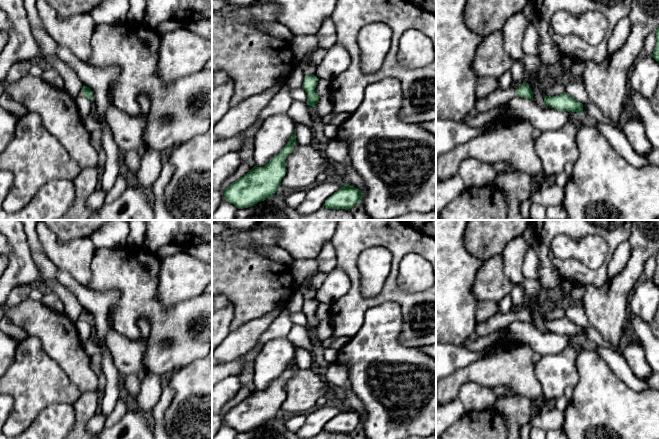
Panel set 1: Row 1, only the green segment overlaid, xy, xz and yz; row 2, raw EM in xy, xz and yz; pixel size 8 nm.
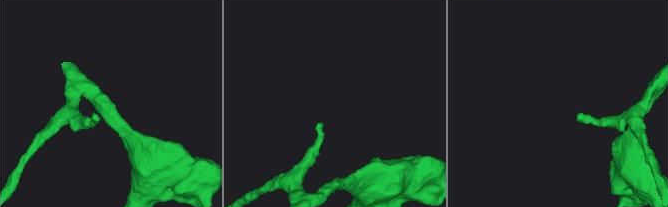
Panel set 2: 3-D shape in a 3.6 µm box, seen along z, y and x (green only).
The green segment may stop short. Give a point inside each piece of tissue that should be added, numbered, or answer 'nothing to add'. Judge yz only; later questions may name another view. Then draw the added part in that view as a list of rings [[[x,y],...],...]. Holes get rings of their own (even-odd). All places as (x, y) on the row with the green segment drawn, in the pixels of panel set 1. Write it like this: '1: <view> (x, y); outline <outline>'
1: yz (499, 97); outline [[[513,88],[497,89],[488,96],[476,99],[474,110],[478,113],[484,113],[498,106],[506,104],[508,101],[516,96],[516,92]]]

